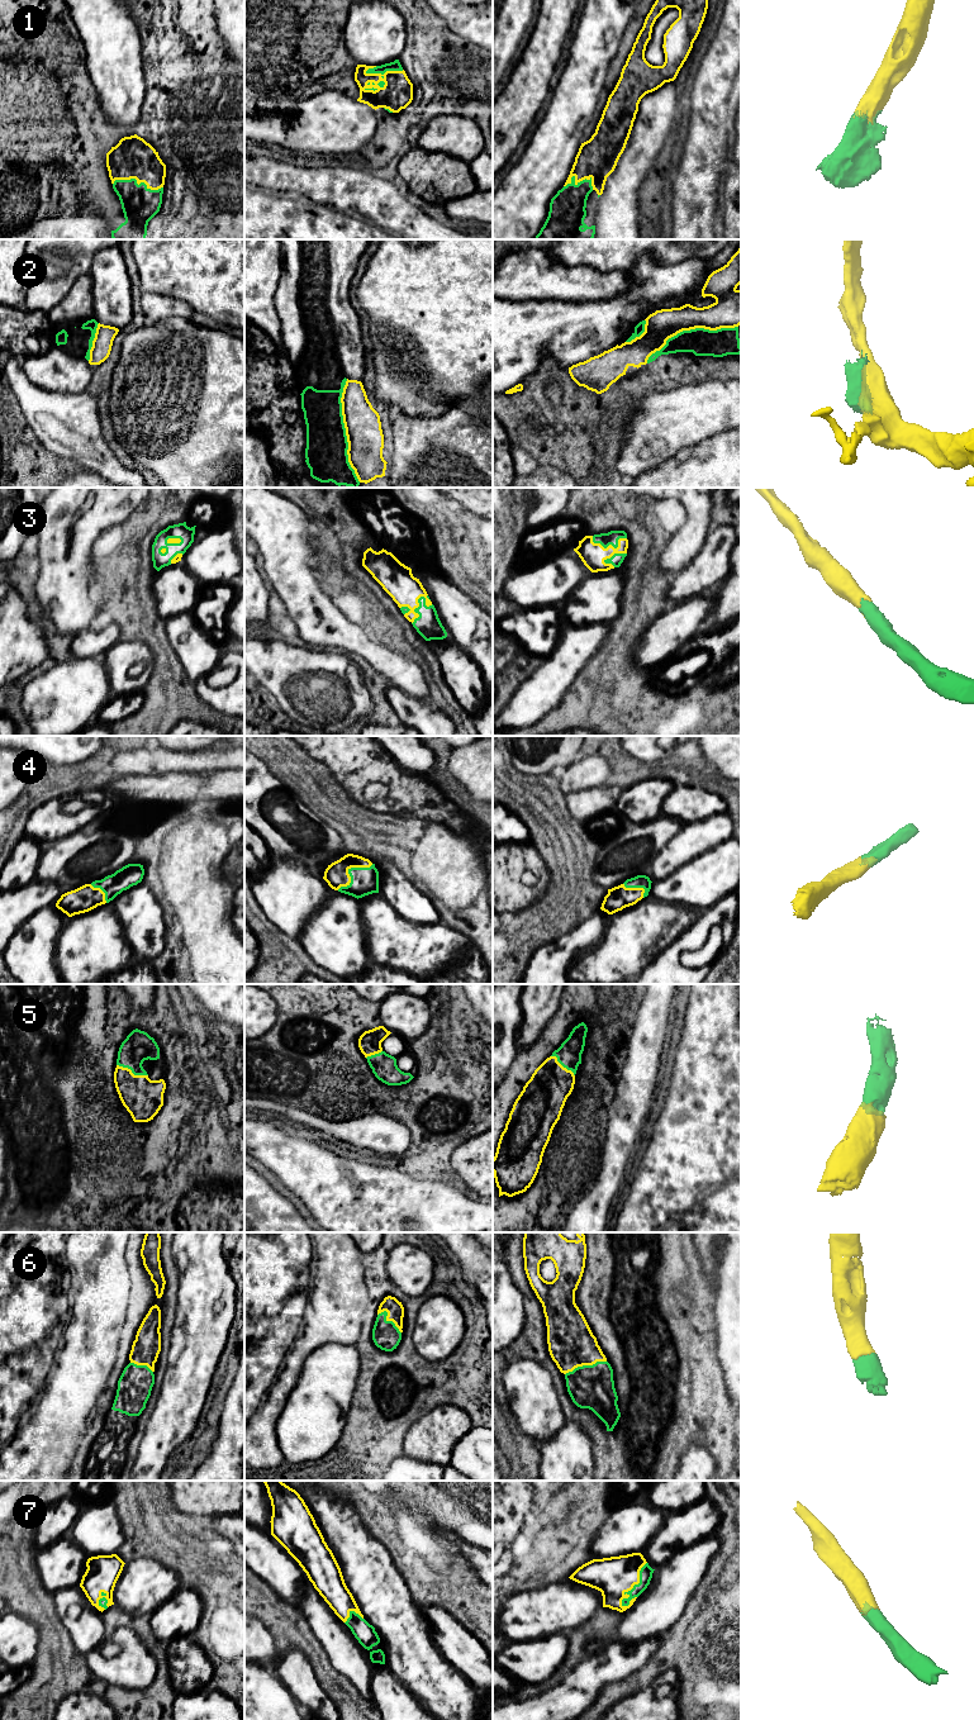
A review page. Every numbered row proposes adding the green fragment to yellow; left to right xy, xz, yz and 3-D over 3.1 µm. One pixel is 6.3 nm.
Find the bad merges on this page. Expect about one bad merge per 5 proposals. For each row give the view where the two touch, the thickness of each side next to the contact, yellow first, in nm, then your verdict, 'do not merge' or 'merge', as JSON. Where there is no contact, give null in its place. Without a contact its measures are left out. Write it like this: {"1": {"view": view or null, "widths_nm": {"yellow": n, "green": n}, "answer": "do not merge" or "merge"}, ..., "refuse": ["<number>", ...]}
{"1": {"view": "xz", "widths_nm": {"yellow": 200, "green": 60}, "answer": "merge"}, "2": {"view": "xz", "widths_nm": {"yellow": 220, "green": 260}, "answer": "do not merge"}, "3": {"view": "xz", "widths_nm": {"yellow": 200, "green": 160}, "answer": "merge"}, "4": {"view": "xz", "widths_nm": {"yellow": 150, "green": 180}, "answer": "merge"}, "5": {"view": "xy", "widths_nm": {"yellow": 260, "green": 190}, "answer": "merge"}, "6": {"view": "yz", "widths_nm": {"yellow": 300, "green": 280}, "answer": "merge"}, "7": {"view": "yz", "widths_nm": {"yellow": 240, "green": 80}, "answer": "merge"}, "refuse": ["2"]}

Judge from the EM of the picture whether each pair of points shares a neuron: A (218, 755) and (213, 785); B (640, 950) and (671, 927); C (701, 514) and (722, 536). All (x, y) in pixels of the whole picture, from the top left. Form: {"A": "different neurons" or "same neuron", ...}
{"A": "different neurons", "B": "same neuron", "C": "different neurons"}

